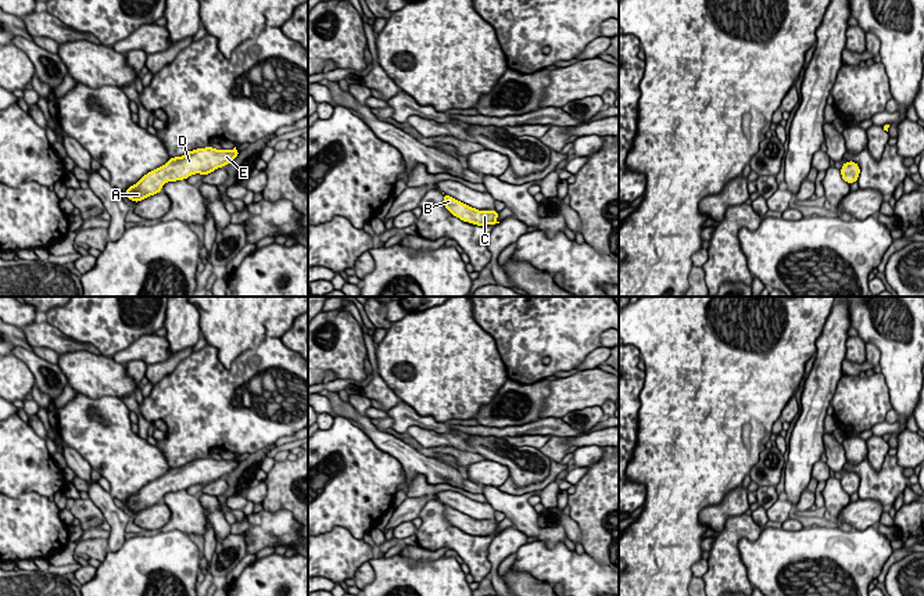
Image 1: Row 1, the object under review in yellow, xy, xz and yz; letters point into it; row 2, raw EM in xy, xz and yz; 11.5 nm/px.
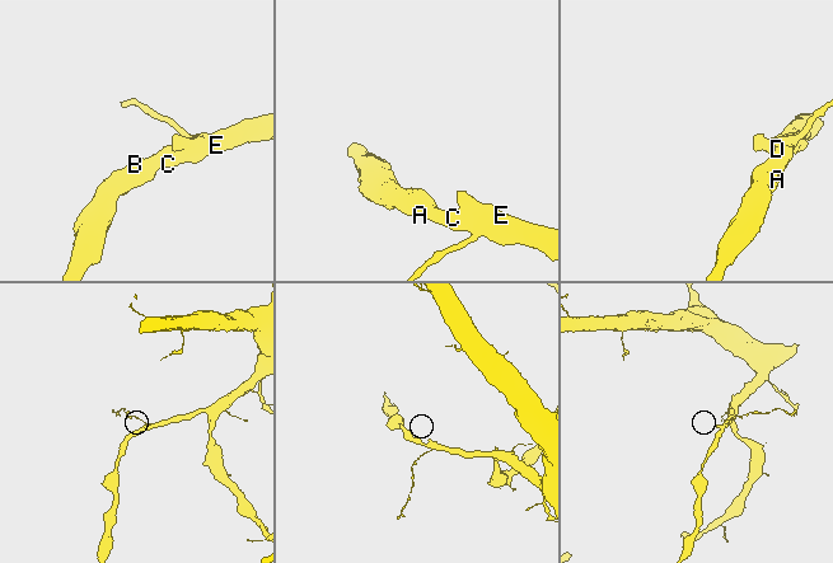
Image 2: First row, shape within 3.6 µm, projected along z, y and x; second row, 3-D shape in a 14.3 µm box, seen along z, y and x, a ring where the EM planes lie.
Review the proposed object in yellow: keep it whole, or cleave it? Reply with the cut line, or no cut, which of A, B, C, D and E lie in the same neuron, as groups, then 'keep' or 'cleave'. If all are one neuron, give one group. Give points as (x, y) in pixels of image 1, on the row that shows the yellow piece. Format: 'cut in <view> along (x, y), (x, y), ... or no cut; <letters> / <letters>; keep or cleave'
no cut; A B C D E; keep

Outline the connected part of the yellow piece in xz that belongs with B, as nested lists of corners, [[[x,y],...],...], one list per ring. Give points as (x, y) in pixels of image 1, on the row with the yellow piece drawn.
[[[444,194],[444,207],[448,209],[454,216],[459,218],[463,222],[470,222],[472,225],[477,226],[487,226],[487,225],[497,225],[498,211],[479,211],[466,205],[447,194]]]

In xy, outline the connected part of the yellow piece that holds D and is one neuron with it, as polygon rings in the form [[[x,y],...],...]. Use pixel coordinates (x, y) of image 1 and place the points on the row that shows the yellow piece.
[[[208,146],[205,148],[189,151],[182,157],[169,158],[165,165],[144,175],[136,184],[129,186],[123,193],[130,201],[139,202],[160,193],[162,186],[168,182],[186,180],[196,173],[205,176],[218,168],[226,166],[239,154],[236,147],[228,151]]]

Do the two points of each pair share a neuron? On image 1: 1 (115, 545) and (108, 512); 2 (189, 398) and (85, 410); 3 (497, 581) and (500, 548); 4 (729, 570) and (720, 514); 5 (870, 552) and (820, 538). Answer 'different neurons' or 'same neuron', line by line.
1: same neuron
2: different neurons
3: same neuron
4: different neurons
5: same neuron

